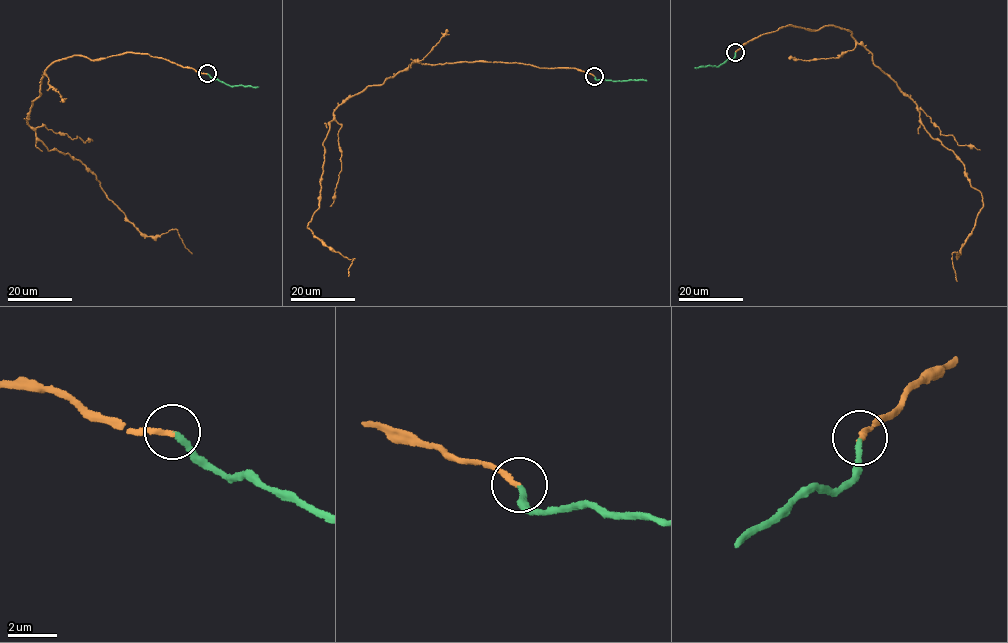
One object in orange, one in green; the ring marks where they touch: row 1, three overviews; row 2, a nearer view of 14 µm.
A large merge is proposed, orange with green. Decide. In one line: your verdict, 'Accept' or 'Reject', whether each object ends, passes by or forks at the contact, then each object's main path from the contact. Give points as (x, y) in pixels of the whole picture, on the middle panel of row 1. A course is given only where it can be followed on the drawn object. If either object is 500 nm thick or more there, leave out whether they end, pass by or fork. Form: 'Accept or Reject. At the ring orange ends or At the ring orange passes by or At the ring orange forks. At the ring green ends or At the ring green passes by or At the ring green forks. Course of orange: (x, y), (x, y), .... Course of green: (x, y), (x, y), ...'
Accept. At the ring orange ends. At the ring green ends. Course of orange: (594, 76), (516, 62), (413, 63), (337, 106), (323, 142), (319, 207), (307, 227), (354, 258), (348, 276). Course of green: (594, 76), (598, 80), (646, 81)

